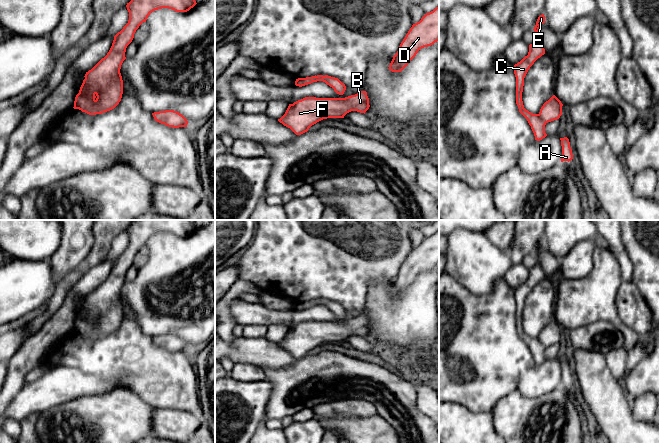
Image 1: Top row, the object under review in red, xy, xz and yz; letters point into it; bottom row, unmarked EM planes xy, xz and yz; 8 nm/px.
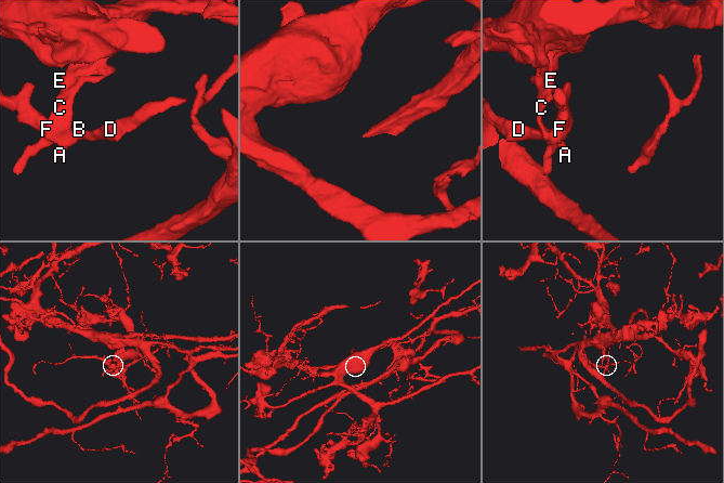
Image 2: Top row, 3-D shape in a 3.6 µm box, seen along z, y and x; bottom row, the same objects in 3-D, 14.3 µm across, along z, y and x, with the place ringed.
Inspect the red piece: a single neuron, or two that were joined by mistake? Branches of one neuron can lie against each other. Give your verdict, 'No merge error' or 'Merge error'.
Merge error

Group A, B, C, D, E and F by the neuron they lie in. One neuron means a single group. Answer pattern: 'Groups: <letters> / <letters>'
Groups: A B D F / C E

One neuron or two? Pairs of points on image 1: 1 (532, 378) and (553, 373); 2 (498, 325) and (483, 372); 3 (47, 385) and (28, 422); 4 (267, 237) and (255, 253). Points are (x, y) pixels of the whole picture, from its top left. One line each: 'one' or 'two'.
1: one
2: one
3: two
4: one

